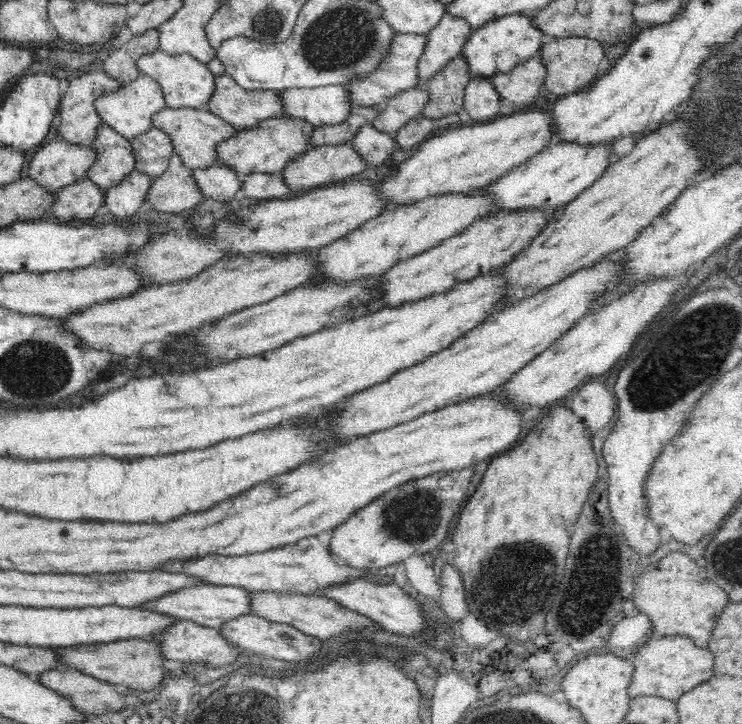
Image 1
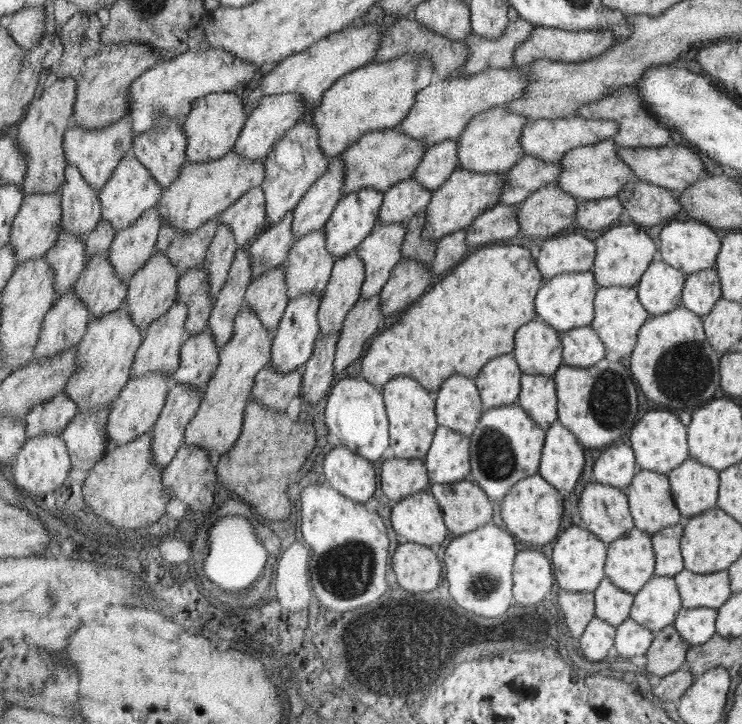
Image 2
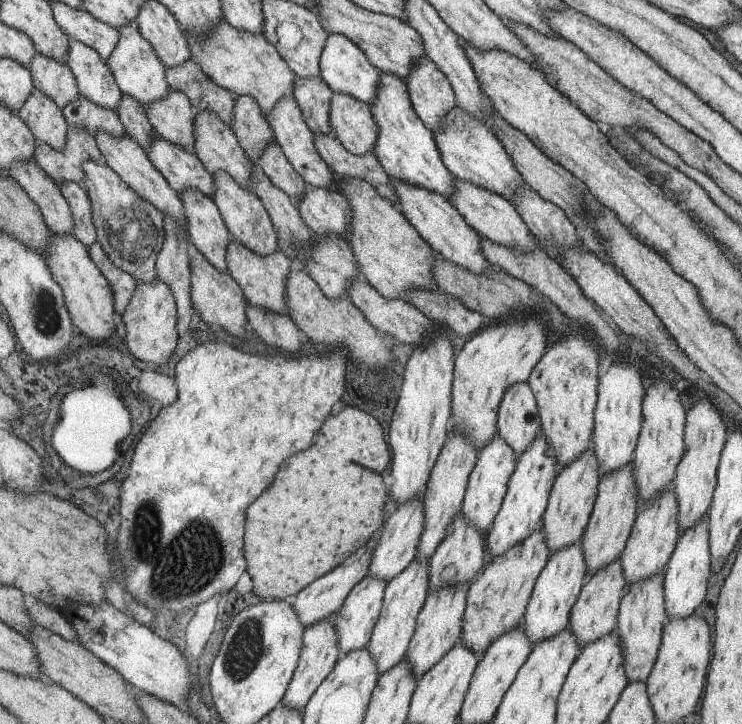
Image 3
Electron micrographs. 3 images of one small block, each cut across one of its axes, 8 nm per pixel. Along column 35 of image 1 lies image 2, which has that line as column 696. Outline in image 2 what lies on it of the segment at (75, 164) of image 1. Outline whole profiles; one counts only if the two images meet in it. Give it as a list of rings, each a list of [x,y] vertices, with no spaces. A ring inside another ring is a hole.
[[[665,145],[646,148],[619,147],[619,154],[631,166],[634,178],[648,184],[654,184],[654,186],[662,186],[662,188],[676,194],[699,182],[698,178],[704,170],[704,166],[696,154],[696,148],[692,146],[678,145],[675,148],[668,148]]]

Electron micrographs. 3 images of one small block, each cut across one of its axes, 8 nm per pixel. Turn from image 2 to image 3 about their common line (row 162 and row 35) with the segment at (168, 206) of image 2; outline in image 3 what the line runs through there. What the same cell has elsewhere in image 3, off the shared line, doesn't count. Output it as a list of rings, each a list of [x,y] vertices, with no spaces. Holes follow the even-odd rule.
[[[226,19],[219,22],[205,37],[186,34],[191,56],[213,82],[233,91],[236,96],[254,97],[264,115],[278,106],[284,97],[292,97],[296,74],[263,33],[238,30]]]

